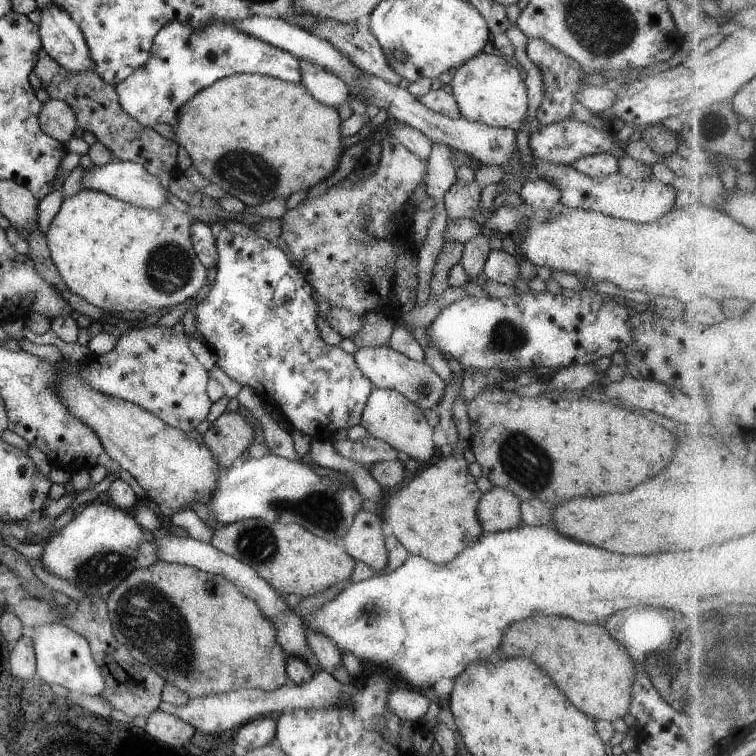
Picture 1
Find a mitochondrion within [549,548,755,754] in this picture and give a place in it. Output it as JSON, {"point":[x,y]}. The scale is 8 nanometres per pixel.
{"point":[705,686]}

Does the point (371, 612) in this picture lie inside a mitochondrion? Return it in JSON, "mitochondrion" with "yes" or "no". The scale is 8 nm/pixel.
{"mitochondrion":"yes"}

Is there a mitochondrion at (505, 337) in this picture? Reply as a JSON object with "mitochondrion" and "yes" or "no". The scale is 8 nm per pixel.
{"mitochondrion":"yes"}

